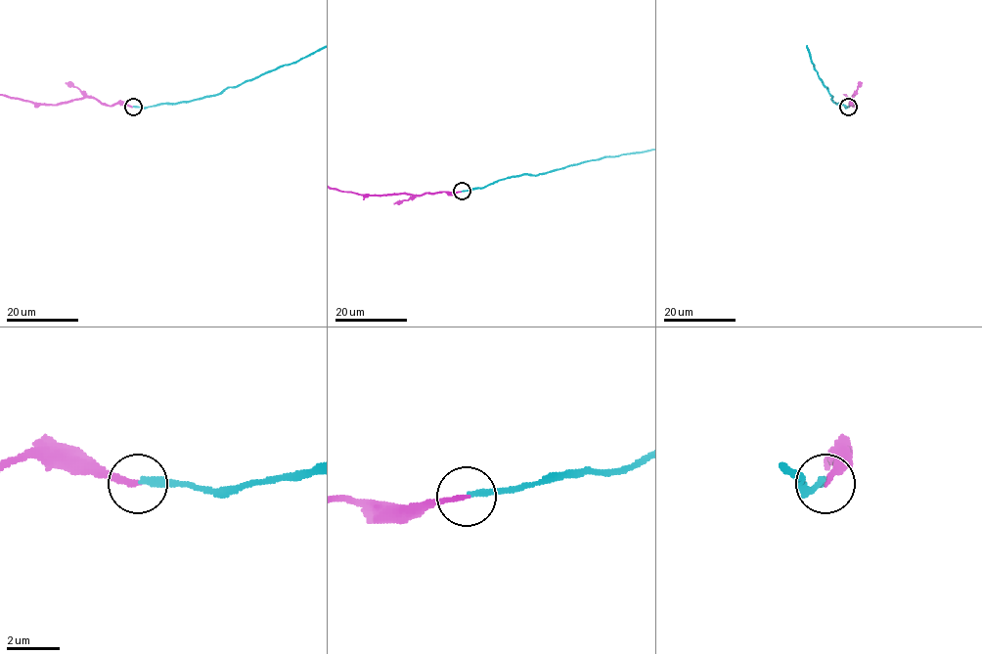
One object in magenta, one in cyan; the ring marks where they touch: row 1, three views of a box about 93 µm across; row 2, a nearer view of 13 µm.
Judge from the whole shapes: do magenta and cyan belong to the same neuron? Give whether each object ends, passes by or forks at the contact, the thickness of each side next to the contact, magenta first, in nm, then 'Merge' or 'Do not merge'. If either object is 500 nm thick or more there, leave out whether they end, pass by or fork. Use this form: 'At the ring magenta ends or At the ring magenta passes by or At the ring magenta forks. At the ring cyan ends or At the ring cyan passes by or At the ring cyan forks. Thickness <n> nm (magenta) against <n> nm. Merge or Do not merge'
At the ring magenta ends. At the ring cyan ends. Thickness 190 nm (magenta) against 240 nm. Do not merge

